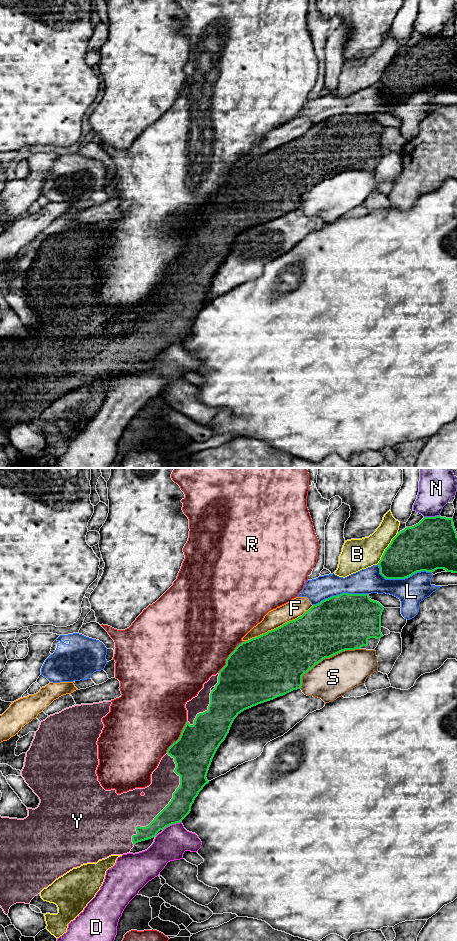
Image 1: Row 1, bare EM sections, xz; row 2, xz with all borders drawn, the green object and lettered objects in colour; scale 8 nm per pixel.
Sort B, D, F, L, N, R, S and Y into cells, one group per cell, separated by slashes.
B / D / F / L / N / R / S / Y

